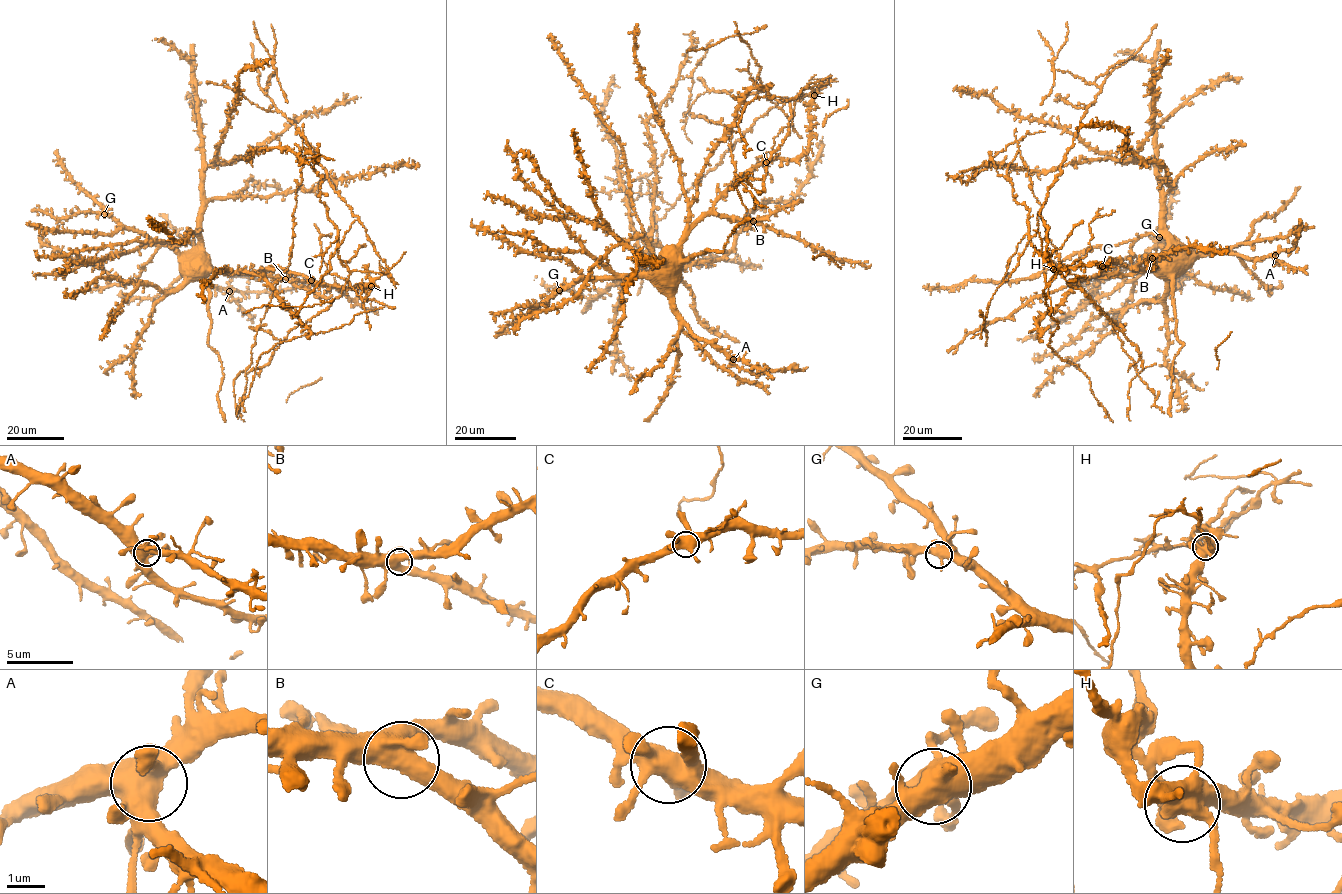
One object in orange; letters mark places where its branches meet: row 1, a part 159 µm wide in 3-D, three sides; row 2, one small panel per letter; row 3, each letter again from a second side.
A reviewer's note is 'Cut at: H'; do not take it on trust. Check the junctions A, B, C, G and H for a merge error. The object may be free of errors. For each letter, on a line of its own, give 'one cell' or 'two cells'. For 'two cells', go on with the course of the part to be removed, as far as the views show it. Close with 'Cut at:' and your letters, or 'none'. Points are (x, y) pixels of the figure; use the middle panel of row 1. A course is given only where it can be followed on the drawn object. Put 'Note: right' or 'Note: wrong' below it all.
A: one cell
B: one cell
C: one cell
G: one cell
H: two cells; course (814, 95), (789, 101), (789, 131), (766, 175), (736, 182), (729, 128), (688, 112), (693, 70), (713, 39)
Cut at: H
Note: right

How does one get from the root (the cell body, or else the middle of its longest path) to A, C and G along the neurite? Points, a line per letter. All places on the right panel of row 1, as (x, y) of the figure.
A: (1161, 265), (1187, 265), (1197, 256), (1214, 253), (1231, 252), (1251, 259), (1275, 255)
C: (1161, 265), (1136, 268), (1111, 258), (1102, 266)
G: (1161, 265), (1171, 259), (1167, 251), (1162, 254), (1160, 247), (1154, 248), (1159, 237)

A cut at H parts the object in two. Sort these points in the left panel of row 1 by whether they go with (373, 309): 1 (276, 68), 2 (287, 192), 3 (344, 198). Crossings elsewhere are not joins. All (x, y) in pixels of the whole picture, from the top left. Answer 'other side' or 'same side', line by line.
1: other side
2: same side
3: other side

